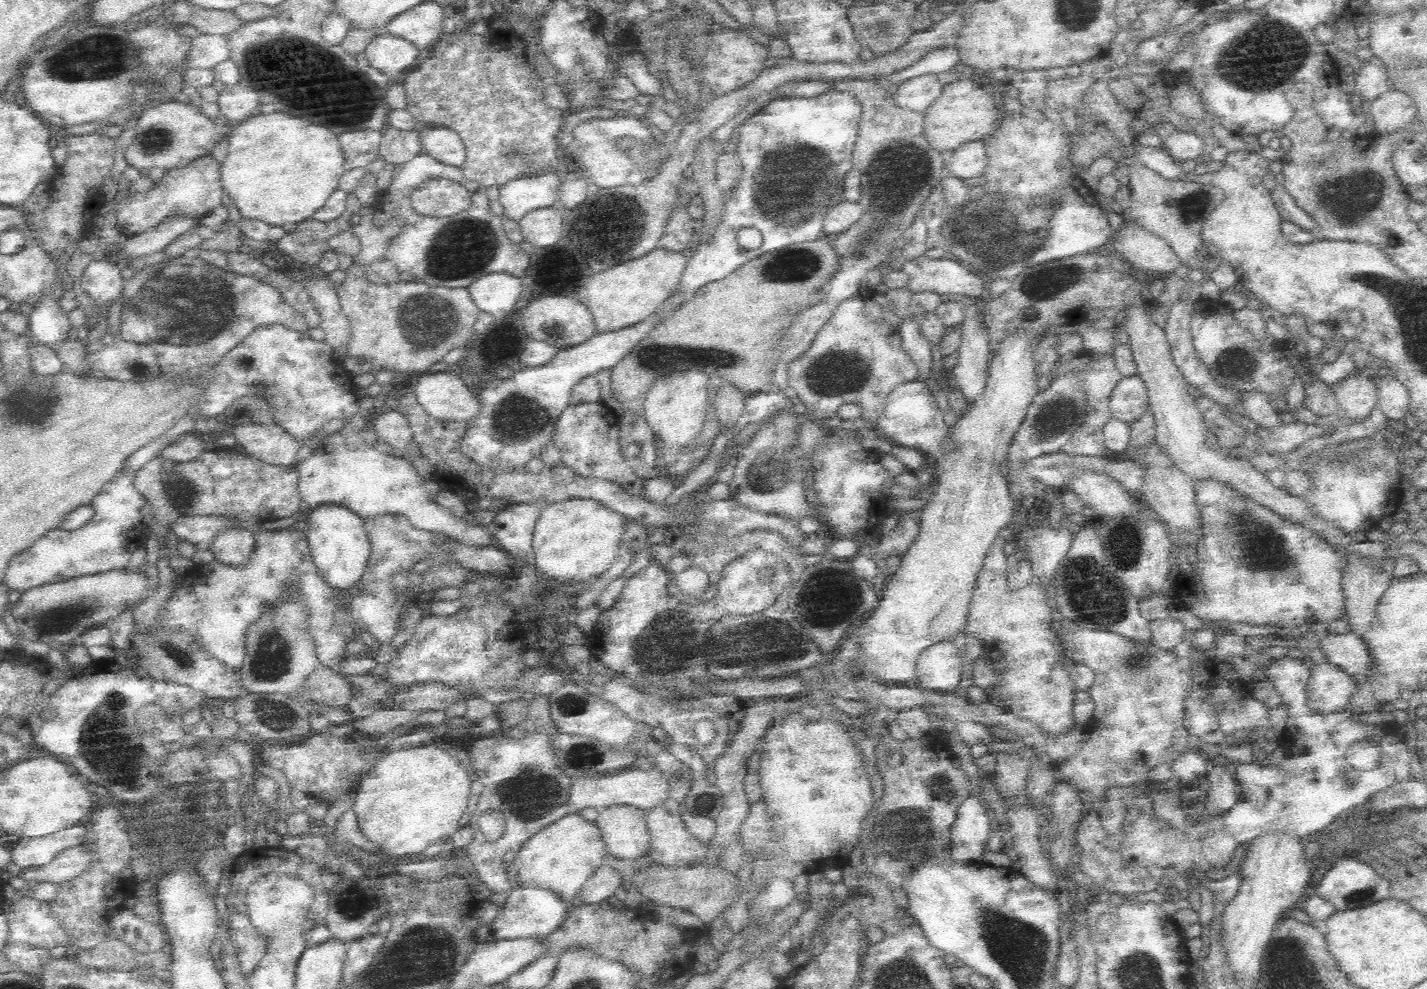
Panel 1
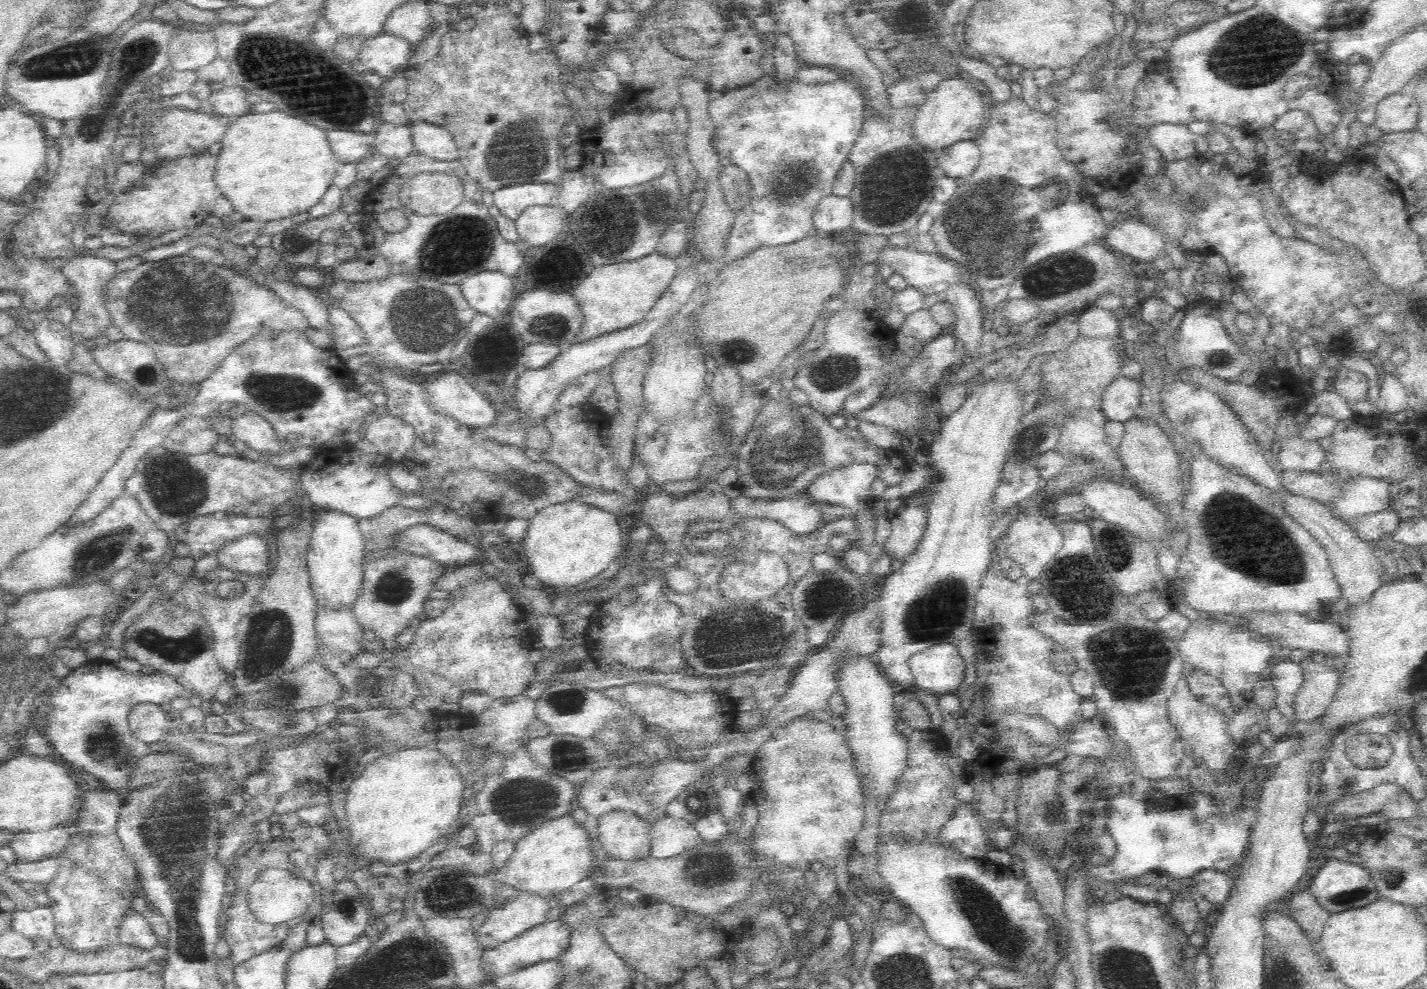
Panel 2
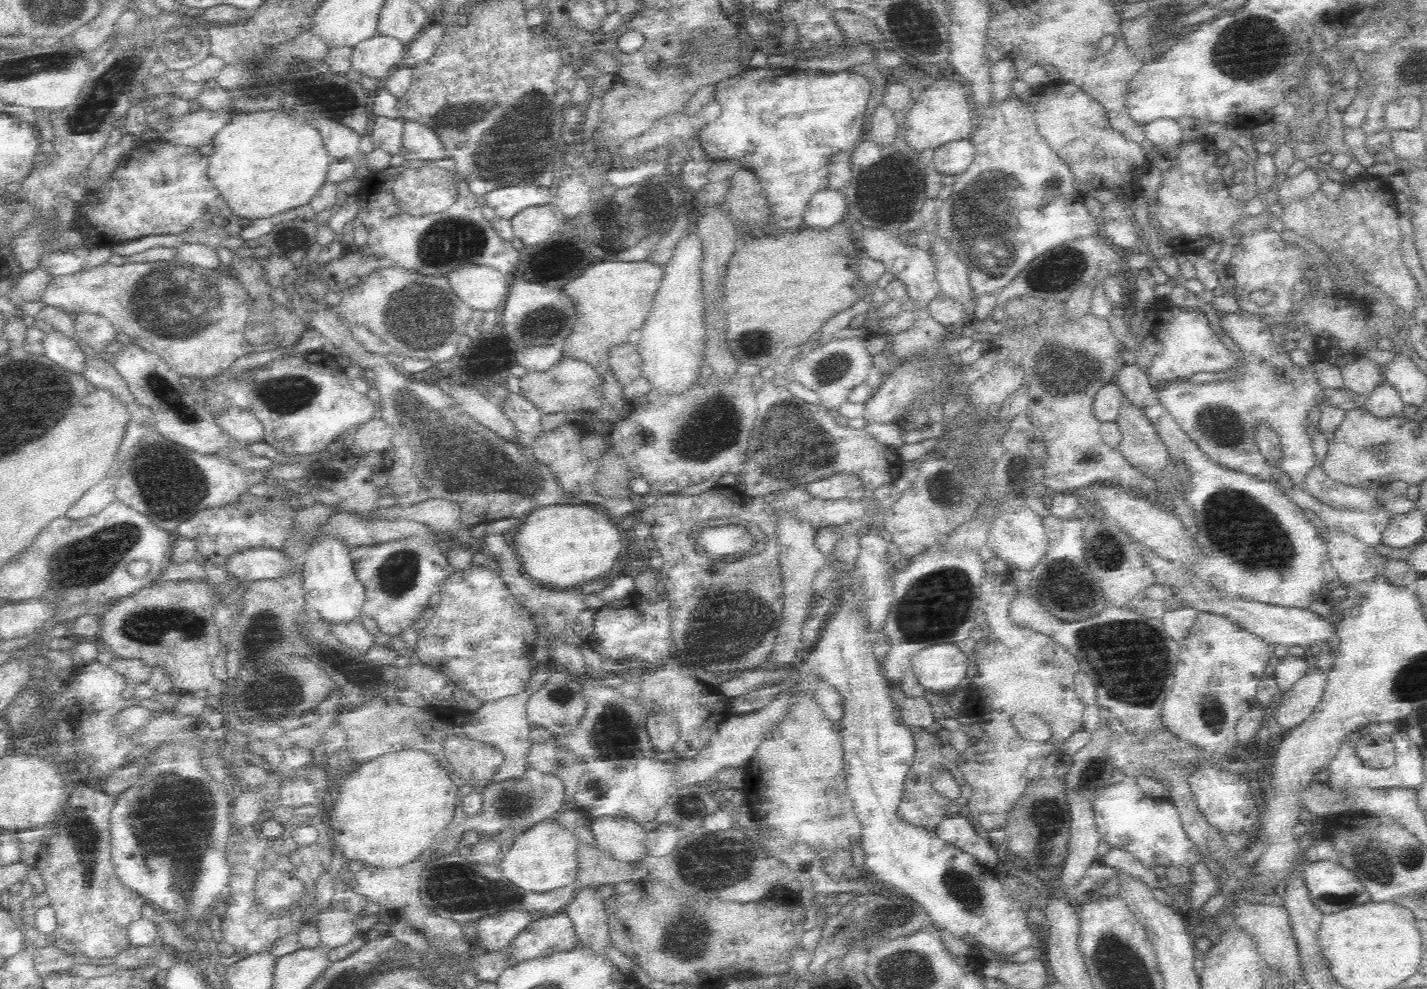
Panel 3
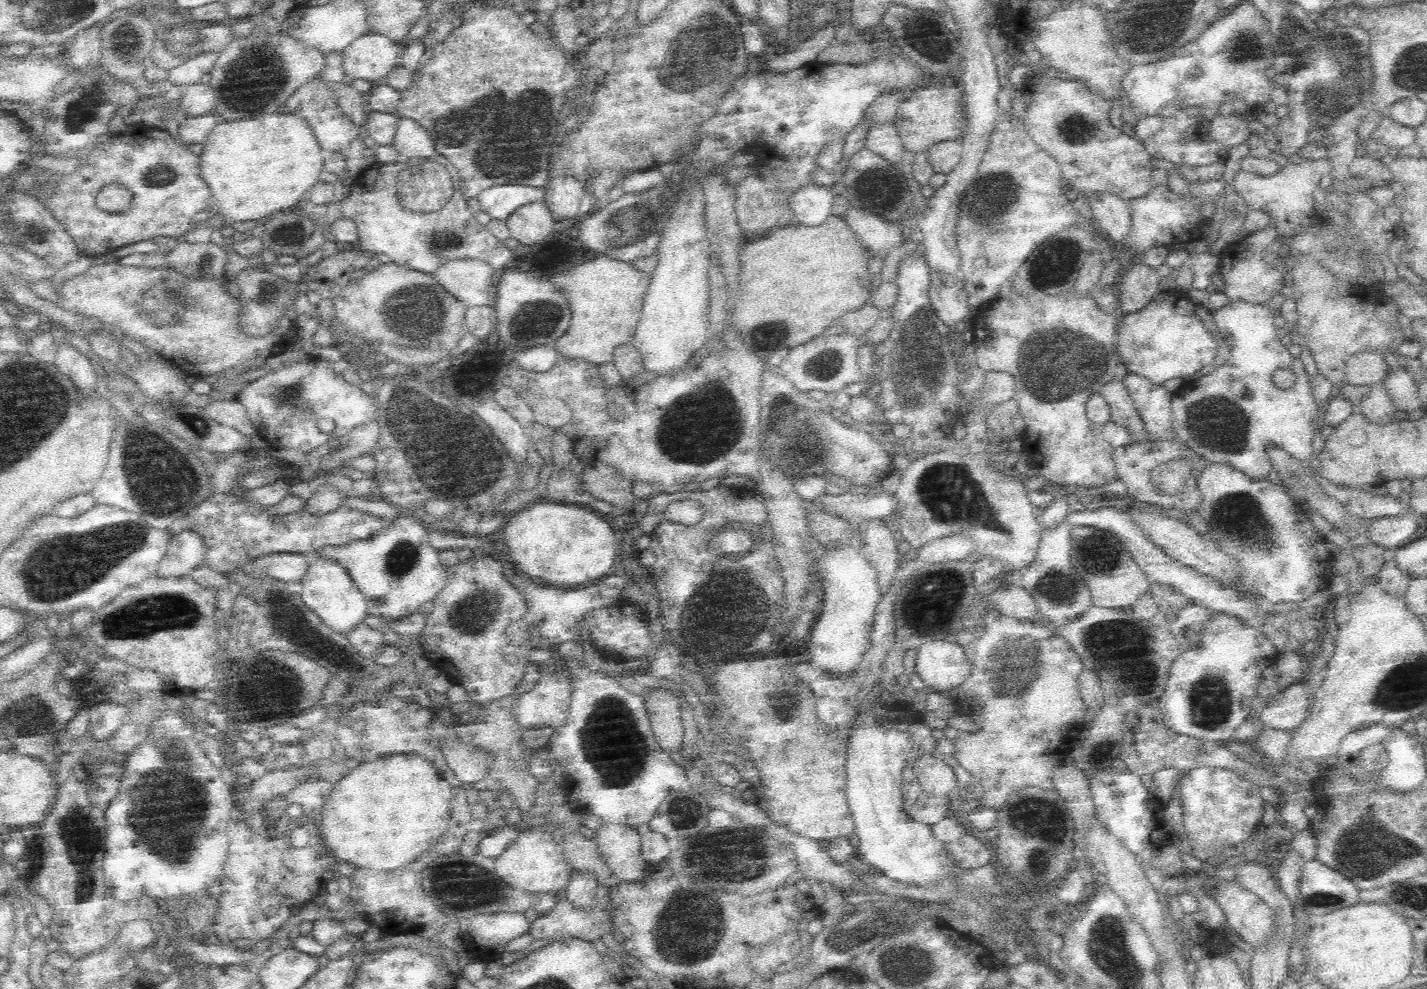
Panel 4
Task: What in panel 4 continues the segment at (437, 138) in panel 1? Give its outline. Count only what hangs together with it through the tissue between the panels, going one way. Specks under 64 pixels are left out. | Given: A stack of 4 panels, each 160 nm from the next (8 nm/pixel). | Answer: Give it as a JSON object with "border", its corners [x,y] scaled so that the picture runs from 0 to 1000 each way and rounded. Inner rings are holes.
{"border":[[[280,118],[275,147],[280,156],[286,160],[306,160],[300,132],[287,119]]]}

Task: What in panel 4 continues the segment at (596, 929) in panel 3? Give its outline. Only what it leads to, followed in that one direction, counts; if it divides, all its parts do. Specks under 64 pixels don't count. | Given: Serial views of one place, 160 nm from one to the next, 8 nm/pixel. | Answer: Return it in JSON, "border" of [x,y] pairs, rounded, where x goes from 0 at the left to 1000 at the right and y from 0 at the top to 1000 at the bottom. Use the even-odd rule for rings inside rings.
{"border":[[[400,882],[399,892],[395,901],[395,907],[398,909],[404,918],[415,920],[418,913],[418,900],[419,896],[418,884],[414,882]]]}

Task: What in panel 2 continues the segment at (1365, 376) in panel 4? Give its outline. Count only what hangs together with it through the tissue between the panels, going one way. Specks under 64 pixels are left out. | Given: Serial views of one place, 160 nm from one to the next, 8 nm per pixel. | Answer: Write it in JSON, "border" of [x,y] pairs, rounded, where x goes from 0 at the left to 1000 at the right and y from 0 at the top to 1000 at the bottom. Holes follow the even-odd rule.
{"border":[[[943,371],[936,376],[936,382],[932,385],[931,391],[946,410],[959,403],[959,383],[953,376]]]}

